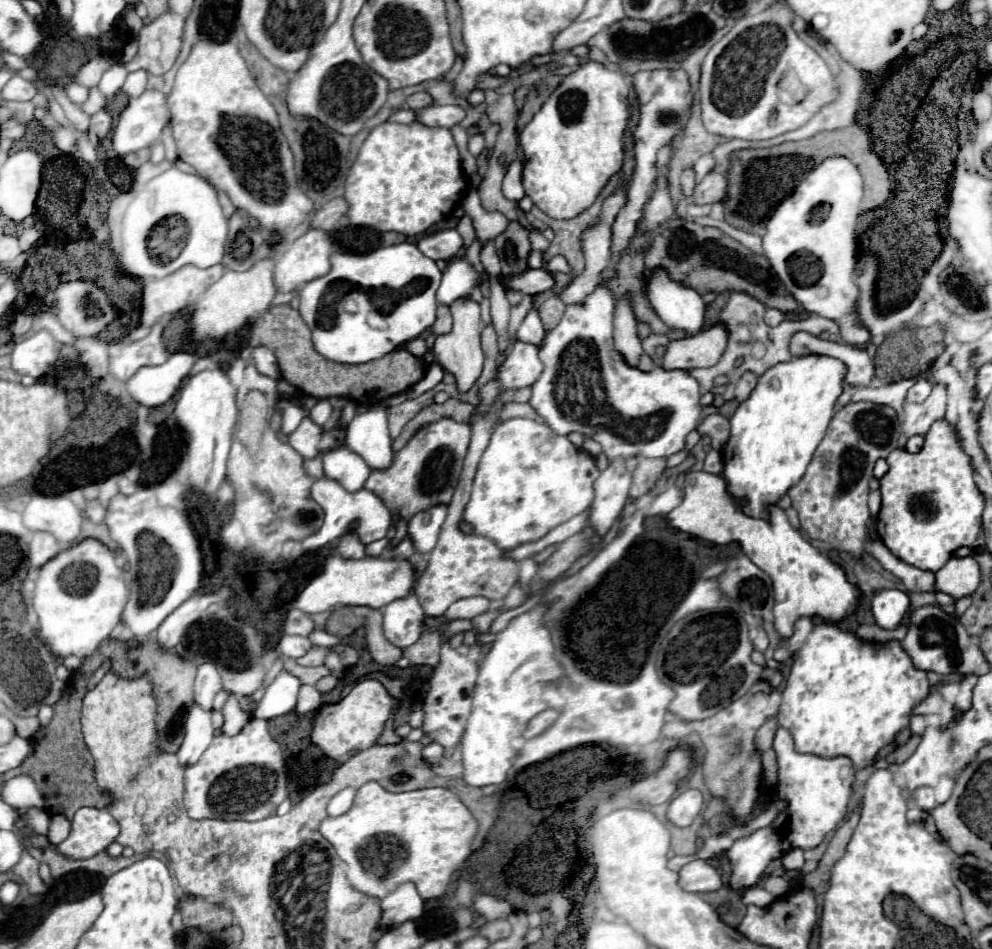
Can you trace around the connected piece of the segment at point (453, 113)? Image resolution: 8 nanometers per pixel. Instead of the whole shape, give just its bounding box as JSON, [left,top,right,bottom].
[422,104,466,128]

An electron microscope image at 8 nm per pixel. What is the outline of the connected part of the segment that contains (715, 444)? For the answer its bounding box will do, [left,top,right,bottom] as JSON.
[698,414,730,450]

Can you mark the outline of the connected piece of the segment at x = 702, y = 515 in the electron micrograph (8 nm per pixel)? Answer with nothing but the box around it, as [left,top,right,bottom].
[668,472,862,640]

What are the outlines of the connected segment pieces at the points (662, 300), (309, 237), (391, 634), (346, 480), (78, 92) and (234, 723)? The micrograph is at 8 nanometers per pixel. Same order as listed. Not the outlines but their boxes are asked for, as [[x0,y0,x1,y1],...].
[[646,272,706,334],[274,230,332,292],[382,594,426,648],[322,446,370,492],[68,84,90,104],[222,696,250,736]]

